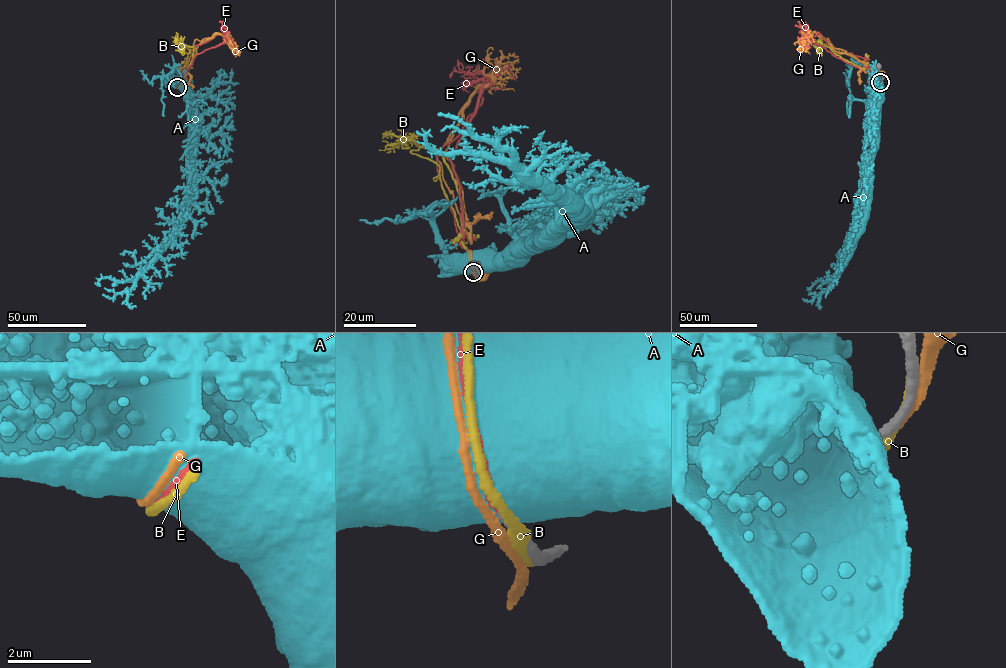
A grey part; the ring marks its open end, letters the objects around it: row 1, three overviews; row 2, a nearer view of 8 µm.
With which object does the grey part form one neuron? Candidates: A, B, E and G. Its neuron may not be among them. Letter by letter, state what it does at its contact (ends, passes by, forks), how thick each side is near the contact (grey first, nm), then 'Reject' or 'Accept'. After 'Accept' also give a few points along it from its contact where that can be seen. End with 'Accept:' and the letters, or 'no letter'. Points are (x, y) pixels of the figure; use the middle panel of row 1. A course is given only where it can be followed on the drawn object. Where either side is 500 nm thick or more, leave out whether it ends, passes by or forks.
A: Thickness 240 nm (grey) against 800 nm. Reject
B: It passes by. Thickness 200 nm (grey) against 240 nm. Reject
E: It ends there. Thickness 190 nm (grey) against 190 nm. Accept. Its course: (473, 272), (469, 251), (458, 240), (463, 223), (460, 187), (450, 158), (491, 80), (454, 70), (450, 78)
G: It passes by. Thickness 260 nm (grey) against 240 nm. Reject
Accept: E

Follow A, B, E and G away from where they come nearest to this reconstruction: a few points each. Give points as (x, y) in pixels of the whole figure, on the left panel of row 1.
A: (178, 86), (188, 98), (193, 186)
B: (178, 85), (190, 52), (183, 44), (194, 49), (190, 65), (182, 71), (181, 64), (189, 59)
E: (177, 87), (182, 69), (186, 70), (195, 56), (224, 42), (228, 44), (226, 30), (219, 22)
G: (177, 86), (194, 40), (208, 38), (198, 45), (186, 68), (184, 76), (190, 76), (192, 88)

